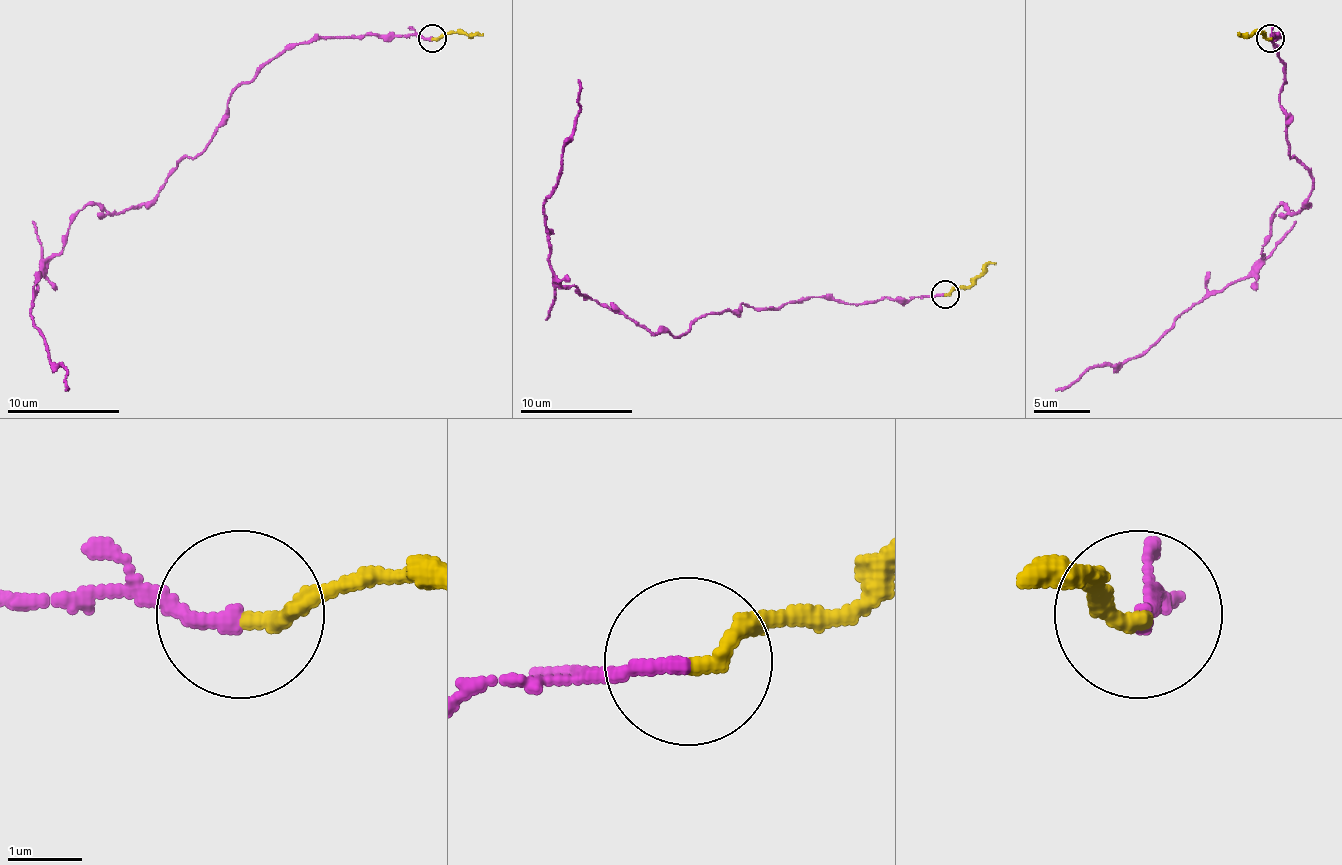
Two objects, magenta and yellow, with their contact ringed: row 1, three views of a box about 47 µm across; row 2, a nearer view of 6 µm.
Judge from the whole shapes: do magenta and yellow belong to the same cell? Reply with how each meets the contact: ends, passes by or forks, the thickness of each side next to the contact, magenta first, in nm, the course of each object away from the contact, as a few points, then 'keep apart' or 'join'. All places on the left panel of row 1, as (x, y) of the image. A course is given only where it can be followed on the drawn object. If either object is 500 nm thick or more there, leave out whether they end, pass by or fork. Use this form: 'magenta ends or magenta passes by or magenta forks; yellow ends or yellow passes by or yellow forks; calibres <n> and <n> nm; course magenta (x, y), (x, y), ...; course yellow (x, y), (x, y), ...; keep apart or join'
magenta ends; yellow ends; calibres 200 and 220 nm; course magenta (432, 37), (291, 43), (161, 189), (119, 212), (88, 204), (34, 291), (66, 390); course yellow (432, 37), (455, 31), (483, 34); join

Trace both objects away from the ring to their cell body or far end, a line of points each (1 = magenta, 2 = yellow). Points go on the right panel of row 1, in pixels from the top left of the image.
1: (1271, 37), (1307, 206), (1282, 204), (1262, 263), (1208, 291), (1146, 350), (1056, 390)
2: (1271, 37), (1262, 31), (1240, 34)

